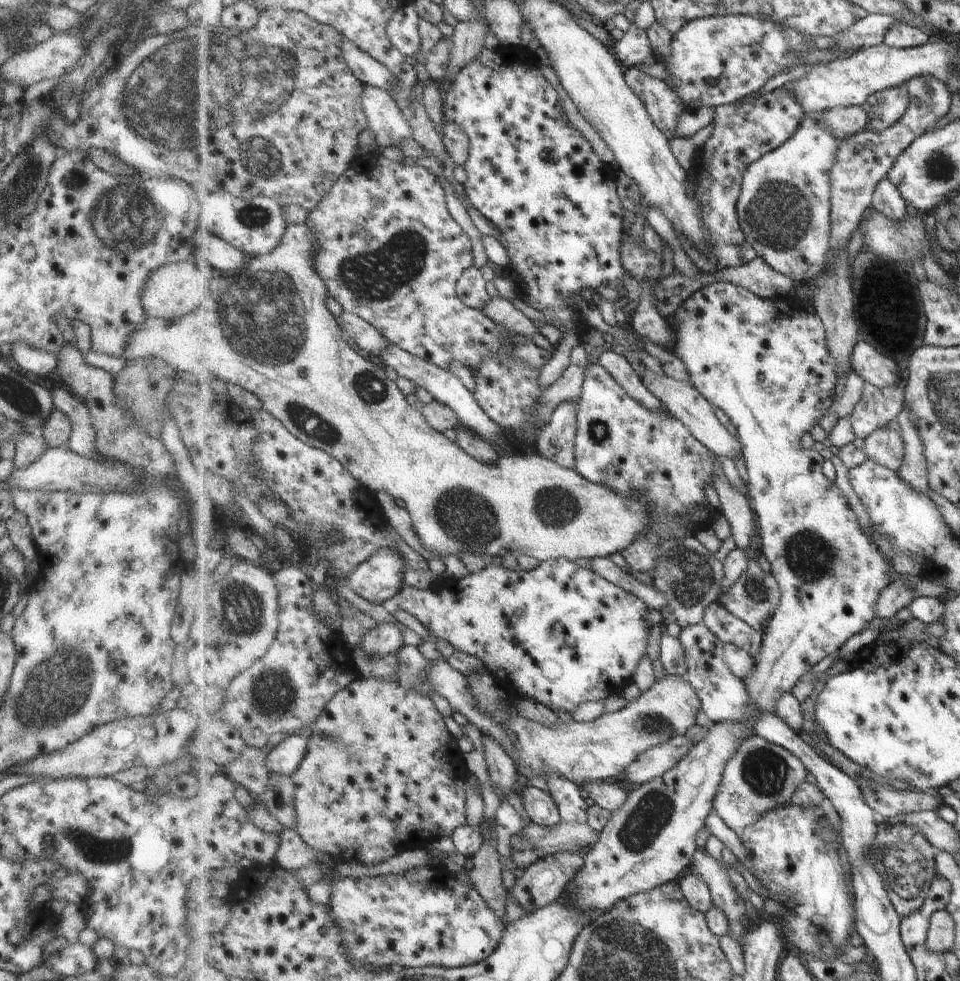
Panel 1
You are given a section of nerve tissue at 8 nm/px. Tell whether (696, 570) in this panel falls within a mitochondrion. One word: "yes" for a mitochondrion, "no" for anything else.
yes

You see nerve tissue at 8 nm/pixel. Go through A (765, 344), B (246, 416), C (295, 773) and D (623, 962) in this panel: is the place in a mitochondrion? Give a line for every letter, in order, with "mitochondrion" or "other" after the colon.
A: other
B: other
C: other
D: mitochondrion

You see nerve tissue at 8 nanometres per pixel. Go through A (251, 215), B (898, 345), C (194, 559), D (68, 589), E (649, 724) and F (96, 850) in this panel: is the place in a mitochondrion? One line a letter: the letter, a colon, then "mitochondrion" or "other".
A: mitochondrion
B: other
C: other
D: other
E: mitochondrion
F: mitochondrion

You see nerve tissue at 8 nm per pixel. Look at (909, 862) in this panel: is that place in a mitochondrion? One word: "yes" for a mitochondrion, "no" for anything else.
yes

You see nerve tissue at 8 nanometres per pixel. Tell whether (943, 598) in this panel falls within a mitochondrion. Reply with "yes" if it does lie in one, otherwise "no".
no

